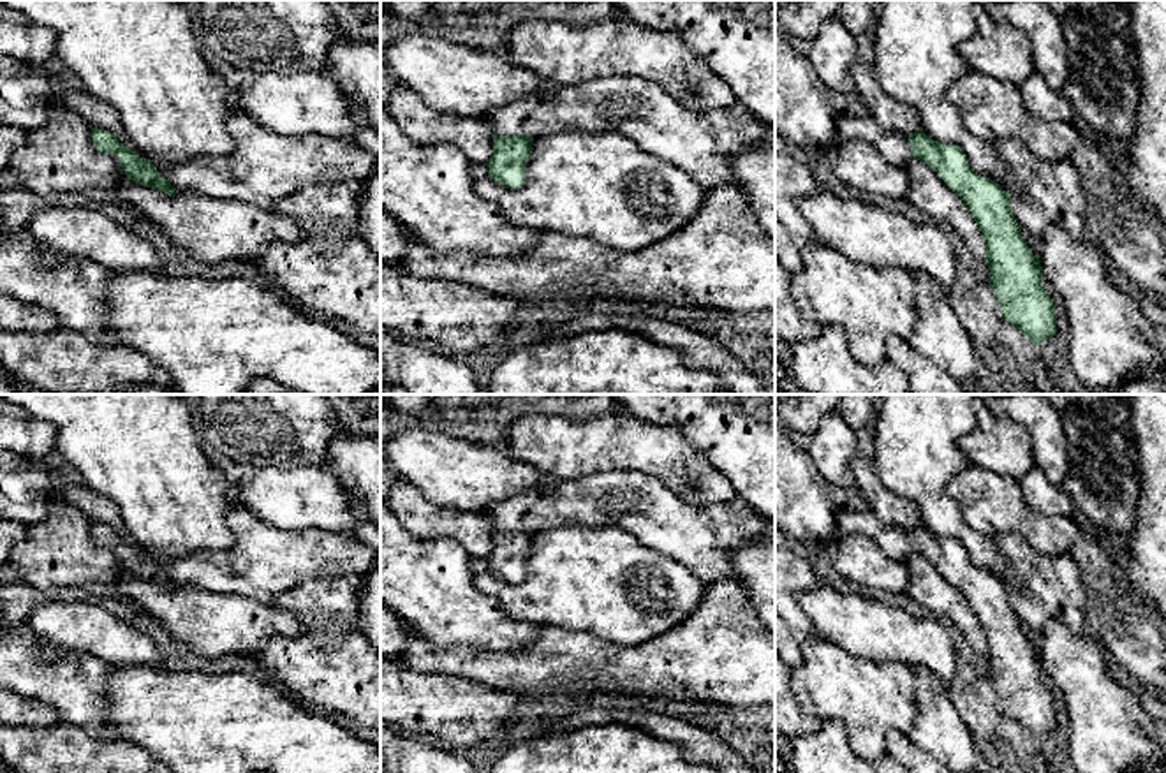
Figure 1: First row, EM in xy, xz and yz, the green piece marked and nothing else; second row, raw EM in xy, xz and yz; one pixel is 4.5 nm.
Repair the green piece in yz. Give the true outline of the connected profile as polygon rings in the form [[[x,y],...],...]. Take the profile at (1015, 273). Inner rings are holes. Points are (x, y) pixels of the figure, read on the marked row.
[[[870,114],[835,116],[835,139],[838,144],[865,141],[902,169],[912,157],[932,167],[963,201],[983,232],[985,262],[1004,320],[1015,324],[1036,345],[1055,335],[1055,305],[1043,287],[1039,257],[1022,236],[1007,192],[978,174],[958,146],[937,143],[923,130],[905,139],[884,130]]]

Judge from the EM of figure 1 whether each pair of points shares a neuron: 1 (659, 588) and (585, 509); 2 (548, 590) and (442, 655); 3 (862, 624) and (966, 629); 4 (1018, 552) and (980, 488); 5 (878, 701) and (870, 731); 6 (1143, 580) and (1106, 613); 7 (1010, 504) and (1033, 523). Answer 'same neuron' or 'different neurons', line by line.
1: different neurons
2: different neurons
3: different neurons
4: different neurons
5: same neuron
6: different neurons
7: same neuron

